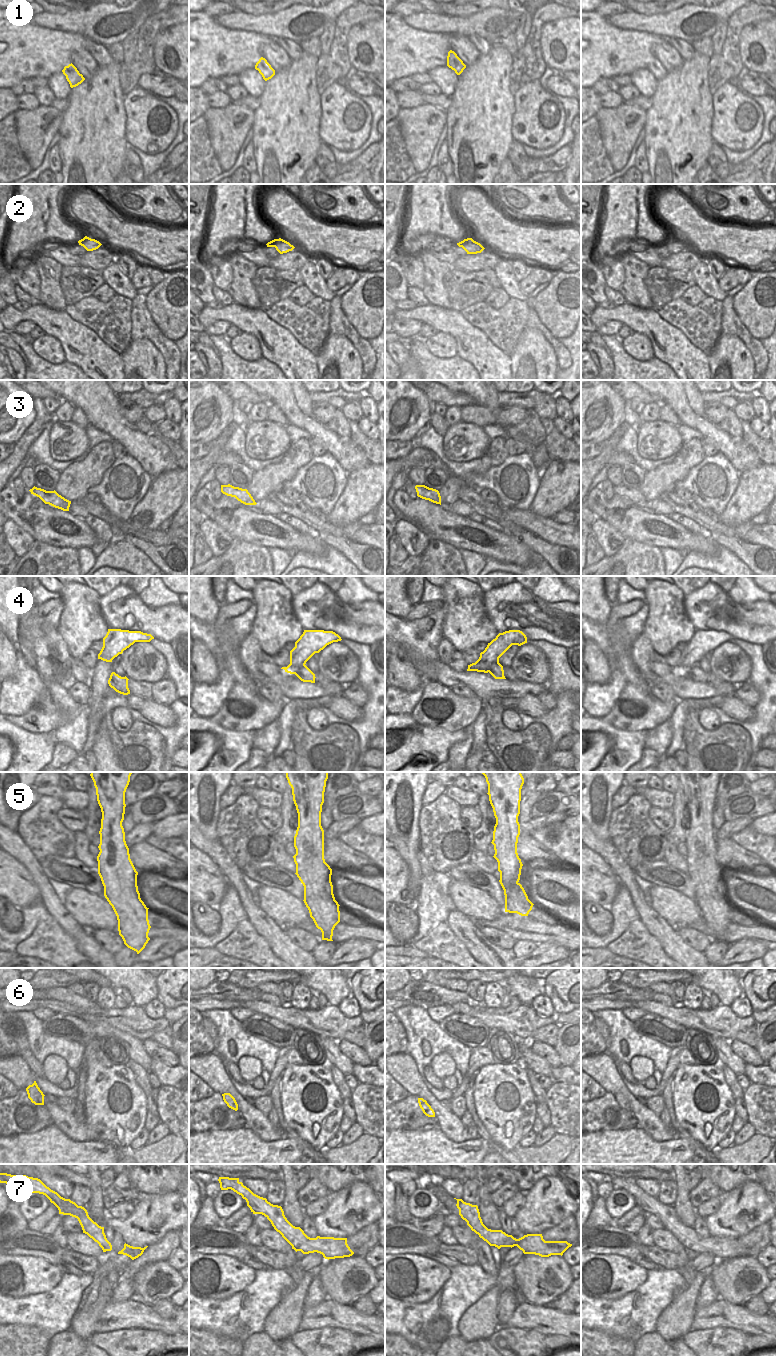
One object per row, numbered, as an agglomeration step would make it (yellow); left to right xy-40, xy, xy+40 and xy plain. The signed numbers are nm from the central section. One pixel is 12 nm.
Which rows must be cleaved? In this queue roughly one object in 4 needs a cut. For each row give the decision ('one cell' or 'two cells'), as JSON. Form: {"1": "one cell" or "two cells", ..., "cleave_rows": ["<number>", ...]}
{"1": "one cell", "2": "one cell", "3": "one cell", "4": "two cells", "5": "one cell", "6": "one cell", "7": "one cell", "cleave_rows": ["4"]}

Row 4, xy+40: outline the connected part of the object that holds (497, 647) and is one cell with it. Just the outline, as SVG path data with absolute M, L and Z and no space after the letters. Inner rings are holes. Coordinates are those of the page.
M509 630L499 633L495 639L488 643L479 659L468 665L467 671L477 671L488 673L489 668L499 663L499 658L512 646L521 646L527 643L526 635L520 630Z

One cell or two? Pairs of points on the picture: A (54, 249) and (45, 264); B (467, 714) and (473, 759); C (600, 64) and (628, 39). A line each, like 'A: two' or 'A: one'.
A: two
B: two
C: one

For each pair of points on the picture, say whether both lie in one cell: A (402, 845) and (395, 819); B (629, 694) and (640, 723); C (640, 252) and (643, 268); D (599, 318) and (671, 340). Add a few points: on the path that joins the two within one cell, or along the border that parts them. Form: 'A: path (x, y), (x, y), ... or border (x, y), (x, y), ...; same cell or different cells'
A: path (402, 839), (402, 834), (396, 825); same cell
B: path (638, 700), (644, 701), (649, 706), (646, 714); same cell
C: border (623, 247), (626, 253), (642, 260), (649, 267); different cells
D: path (617, 315), (630, 315), (653, 326); same cell

